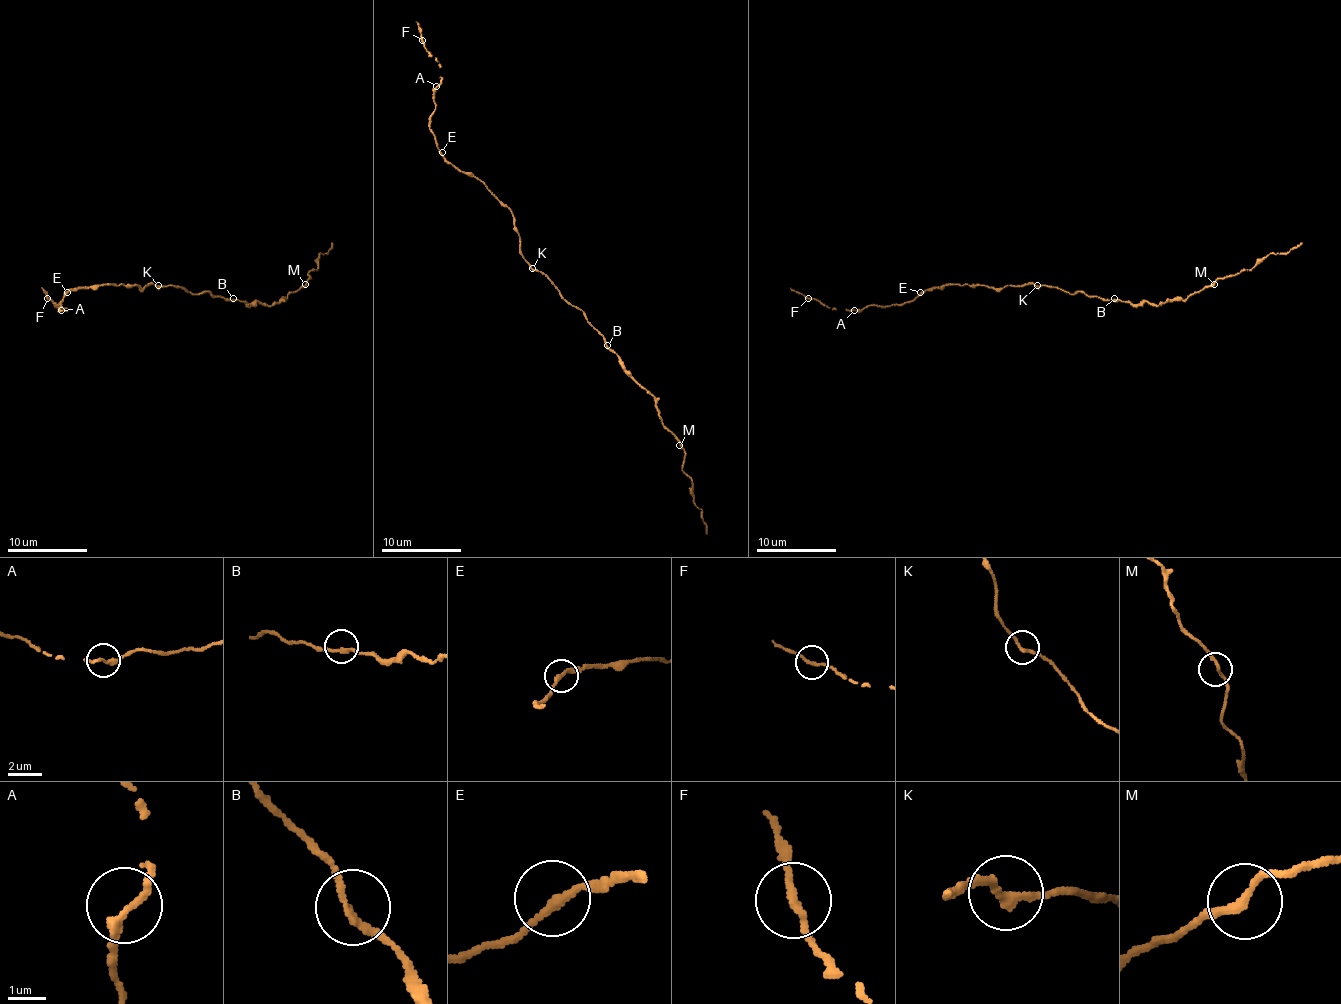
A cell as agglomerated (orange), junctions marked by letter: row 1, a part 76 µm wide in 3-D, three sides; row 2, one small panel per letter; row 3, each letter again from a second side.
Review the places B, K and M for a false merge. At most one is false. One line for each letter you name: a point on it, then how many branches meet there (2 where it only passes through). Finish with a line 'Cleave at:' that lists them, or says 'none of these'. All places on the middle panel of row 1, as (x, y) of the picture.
Cleave at: none of these

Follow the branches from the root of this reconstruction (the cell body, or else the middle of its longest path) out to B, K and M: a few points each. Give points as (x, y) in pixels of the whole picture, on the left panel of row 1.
B: (173, 286), (181, 286), (193, 294), (209, 292), (213, 296), (233, 298)
K: (173, 286), (157, 286)
M: (173, 286), (193, 294), (209, 292), (247, 304), (273, 306), (305, 284)

